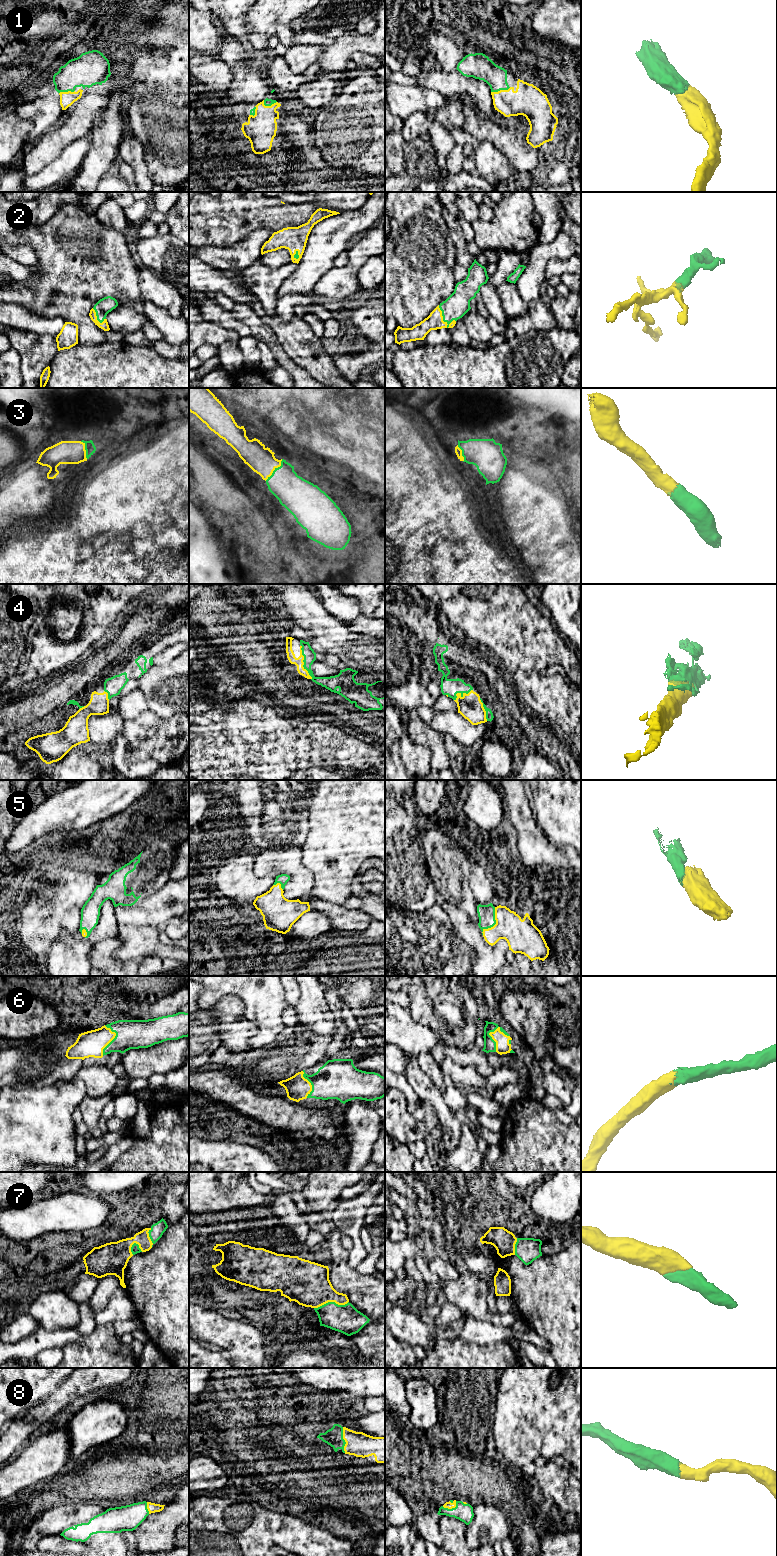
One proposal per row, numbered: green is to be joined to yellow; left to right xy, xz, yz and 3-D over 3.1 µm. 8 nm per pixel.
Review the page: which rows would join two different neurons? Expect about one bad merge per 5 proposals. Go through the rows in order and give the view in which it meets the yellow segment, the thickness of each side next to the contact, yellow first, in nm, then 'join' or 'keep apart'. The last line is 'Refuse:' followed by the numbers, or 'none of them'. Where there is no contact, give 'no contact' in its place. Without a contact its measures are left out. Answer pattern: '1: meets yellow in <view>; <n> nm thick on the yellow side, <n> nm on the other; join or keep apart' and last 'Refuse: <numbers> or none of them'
1: meets yellow in yz; 260 nm thick on the yellow side, 190 nm on the other; join
2: meets yellow in yz; 140 nm thick on the yellow side, 190 nm on the other; join
3: meets yellow in xz; 220 nm thick on the yellow side, 280 nm on the other; join
4: meets yellow in xz; 70 nm thick on the yellow side, 100 nm on the other; join
5: meets yellow in yz; 260 nm thick on the yellow side, 140 nm on the other; join
6: meets yellow in yz; 110 nm thick on the yellow side, 100 nm on the other; join
7: meets yellow in xz; 360 nm thick on the yellow side, 220 nm on the other; join
8: meets yellow in xz; 200 nm thick on the yellow side, 140 nm on the other; join
Refuse: none of them

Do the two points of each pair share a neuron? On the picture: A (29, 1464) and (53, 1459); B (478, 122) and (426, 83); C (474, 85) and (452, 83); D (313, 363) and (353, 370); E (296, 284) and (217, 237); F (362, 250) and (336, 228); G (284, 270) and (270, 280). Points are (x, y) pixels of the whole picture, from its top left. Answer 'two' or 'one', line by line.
A: one
B: two
C: one
D: two
E: two
F: two
G: one

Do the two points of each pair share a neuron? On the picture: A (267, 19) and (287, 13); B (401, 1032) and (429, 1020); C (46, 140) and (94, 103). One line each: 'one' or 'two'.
A: one
B: two
C: one

